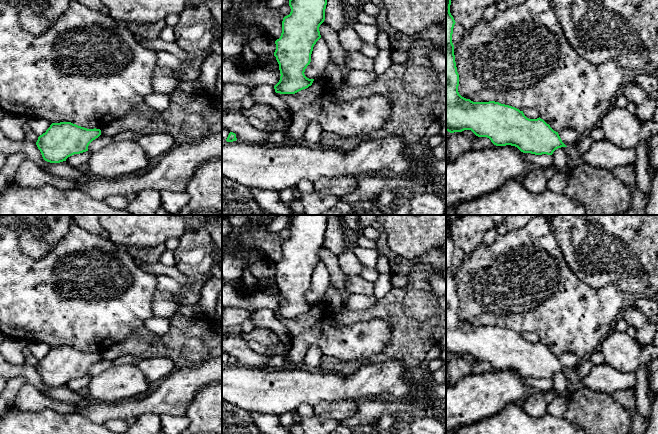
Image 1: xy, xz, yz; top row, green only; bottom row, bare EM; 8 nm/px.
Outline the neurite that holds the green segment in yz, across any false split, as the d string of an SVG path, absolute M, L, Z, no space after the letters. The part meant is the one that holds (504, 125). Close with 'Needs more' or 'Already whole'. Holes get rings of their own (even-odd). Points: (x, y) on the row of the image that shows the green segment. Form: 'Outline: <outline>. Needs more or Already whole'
Outline: M446 0L446 131L450 133L471 130L478 137L487 137L496 146L511 145L523 153L552 155L561 147L567 147L558 132L554 131L540 117L527 118L523 111L495 101L473 102L458 92L459 74L457 72L454 45L452 43L455 20L450 13L451 0Z. Already whole

